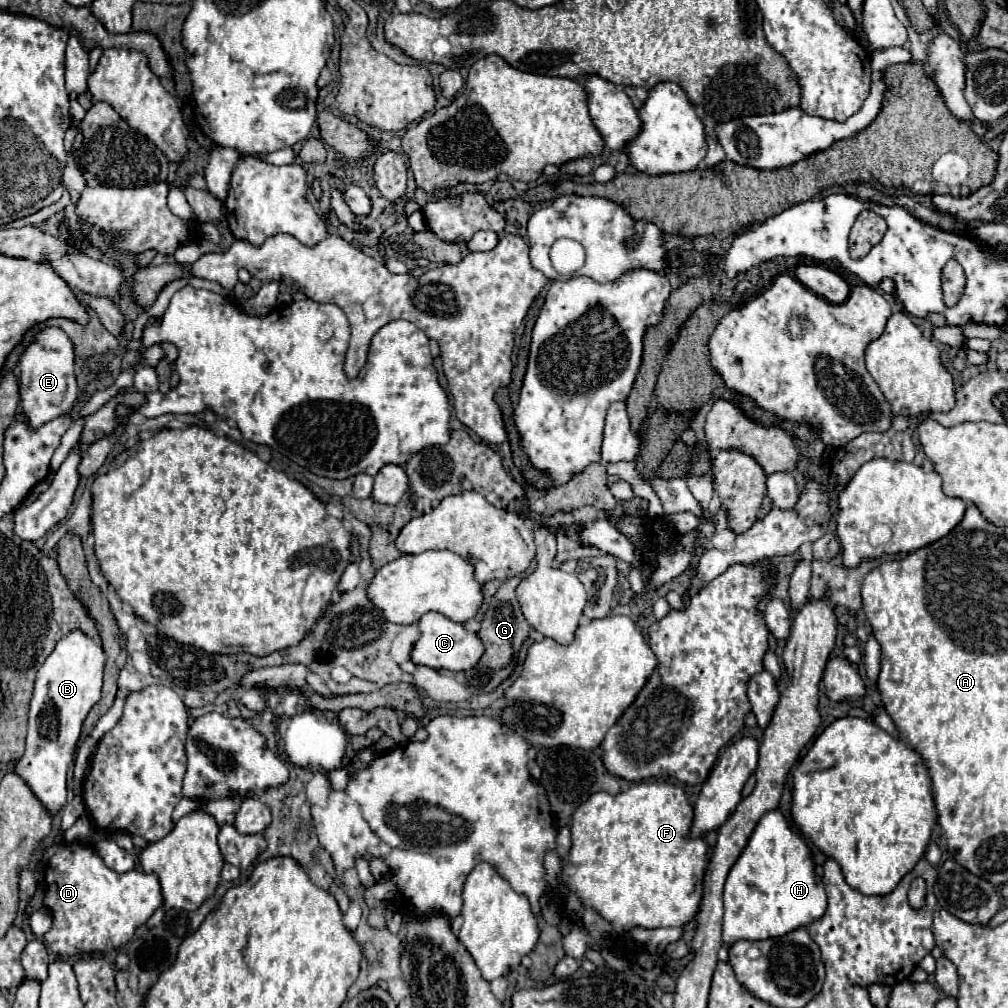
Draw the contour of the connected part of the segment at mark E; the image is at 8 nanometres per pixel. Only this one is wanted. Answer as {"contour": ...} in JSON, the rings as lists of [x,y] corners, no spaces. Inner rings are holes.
{"contour":[[[45,327],[35,333],[33,341],[27,345],[19,361],[21,367],[21,407],[29,419],[29,425],[37,427],[53,417],[59,417],[73,407],[77,399],[77,379],[75,379],[75,353],[73,343],[67,333],[59,327]]]}

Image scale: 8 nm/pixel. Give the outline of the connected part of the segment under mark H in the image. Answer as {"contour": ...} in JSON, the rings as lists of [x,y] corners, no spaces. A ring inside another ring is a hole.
{"contour":[[[779,809],[765,813],[757,823],[745,851],[729,871],[723,901],[725,917],[719,961],[727,961],[727,949],[733,941],[783,937],[825,915],[827,895],[821,877],[815,873],[813,851],[807,841],[795,833],[795,829],[791,829],[789,821]]]}

